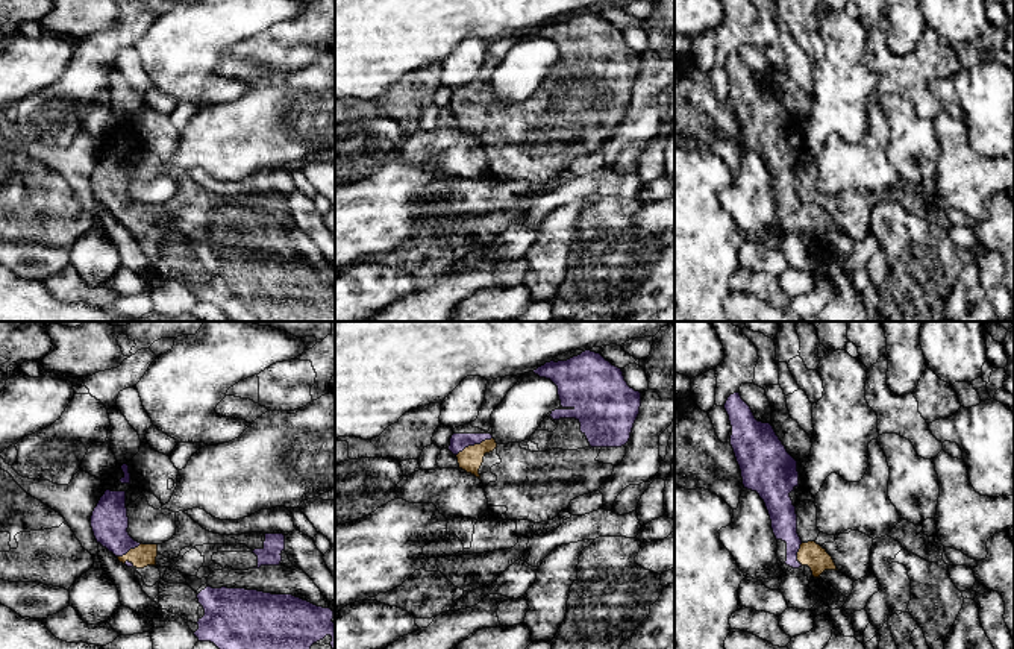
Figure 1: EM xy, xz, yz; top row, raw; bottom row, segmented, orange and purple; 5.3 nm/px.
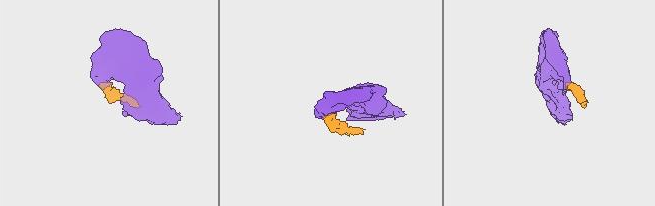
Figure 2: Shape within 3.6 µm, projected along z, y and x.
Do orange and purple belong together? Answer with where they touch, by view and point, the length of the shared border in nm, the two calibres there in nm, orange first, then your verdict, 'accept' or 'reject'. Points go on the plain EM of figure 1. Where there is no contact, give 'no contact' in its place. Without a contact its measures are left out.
xz (475, 105) | 220 nm | 130/90 nm | accept

